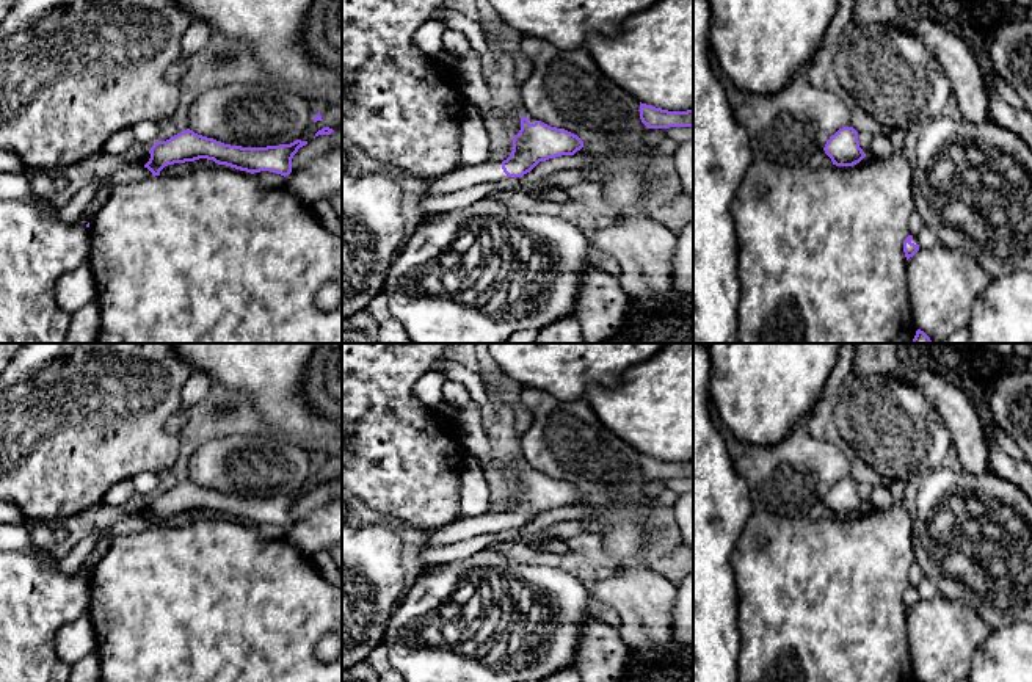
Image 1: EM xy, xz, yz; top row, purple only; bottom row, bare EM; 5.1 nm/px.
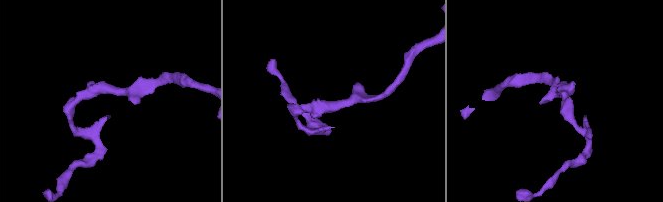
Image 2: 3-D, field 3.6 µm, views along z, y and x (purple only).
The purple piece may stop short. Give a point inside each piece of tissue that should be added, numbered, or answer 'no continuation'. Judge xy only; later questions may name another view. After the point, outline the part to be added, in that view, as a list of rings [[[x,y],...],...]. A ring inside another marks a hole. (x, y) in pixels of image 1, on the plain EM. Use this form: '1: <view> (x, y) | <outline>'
no continuation

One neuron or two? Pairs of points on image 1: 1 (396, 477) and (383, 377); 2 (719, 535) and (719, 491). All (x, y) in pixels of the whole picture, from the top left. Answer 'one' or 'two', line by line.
1: one
2: one

